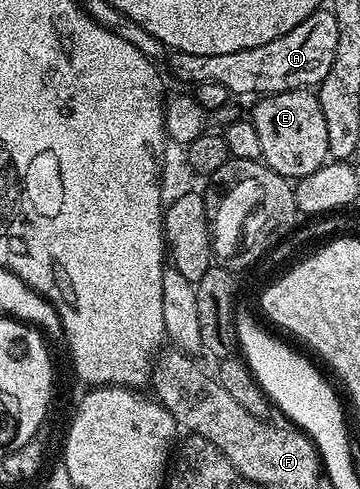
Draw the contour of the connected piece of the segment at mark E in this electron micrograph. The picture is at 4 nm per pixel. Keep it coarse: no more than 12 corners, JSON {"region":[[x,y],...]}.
{"region":[[309,88],[259,96],[248,120],[261,160],[281,177],[330,157]]}

